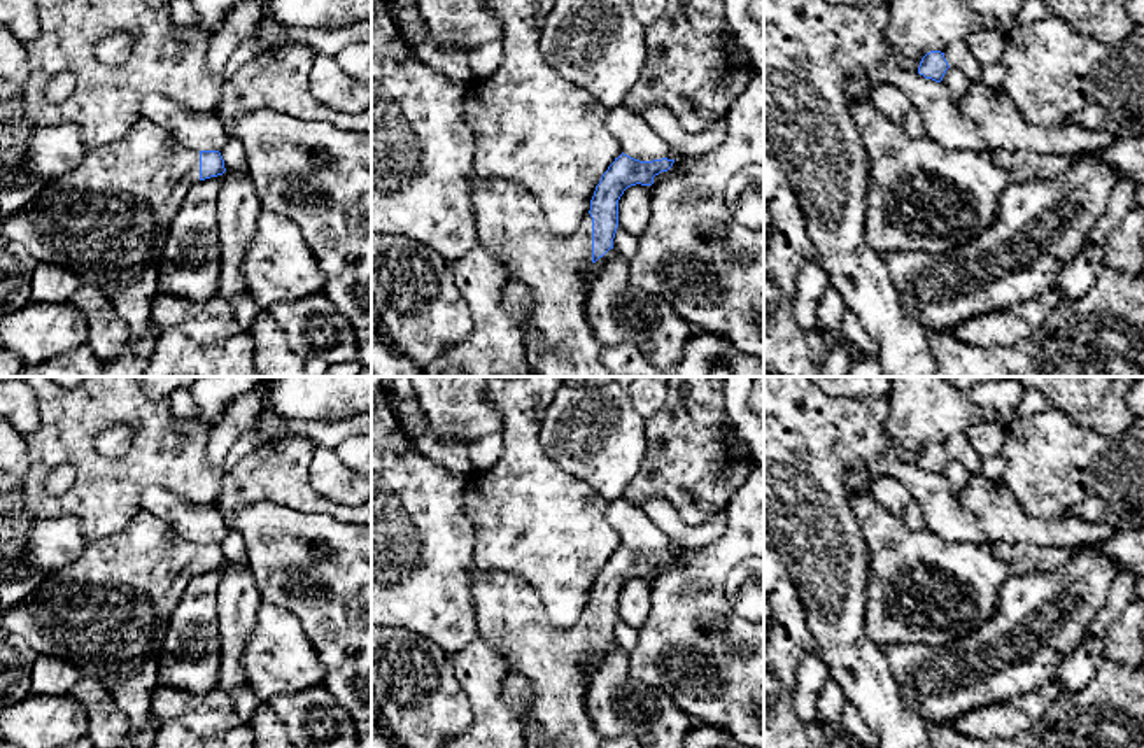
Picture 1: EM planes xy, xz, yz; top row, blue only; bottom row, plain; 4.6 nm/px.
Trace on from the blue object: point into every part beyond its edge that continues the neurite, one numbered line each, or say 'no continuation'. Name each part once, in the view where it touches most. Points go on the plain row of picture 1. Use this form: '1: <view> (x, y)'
1: xz (510, 615)

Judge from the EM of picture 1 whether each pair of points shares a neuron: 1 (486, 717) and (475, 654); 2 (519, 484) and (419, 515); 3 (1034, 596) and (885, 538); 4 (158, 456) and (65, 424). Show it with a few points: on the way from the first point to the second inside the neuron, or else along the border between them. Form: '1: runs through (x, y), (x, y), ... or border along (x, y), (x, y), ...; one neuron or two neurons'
1: runs through (484, 701), (479, 670); one neuron
2: border along (465, 482), (463, 512), (472, 522), (473, 542); two neurons
3: border along (1009, 577), (999, 594), (995, 610), (985, 620); two neurons
4: runs through (134, 465), (100, 465), (84, 449); one neuron

